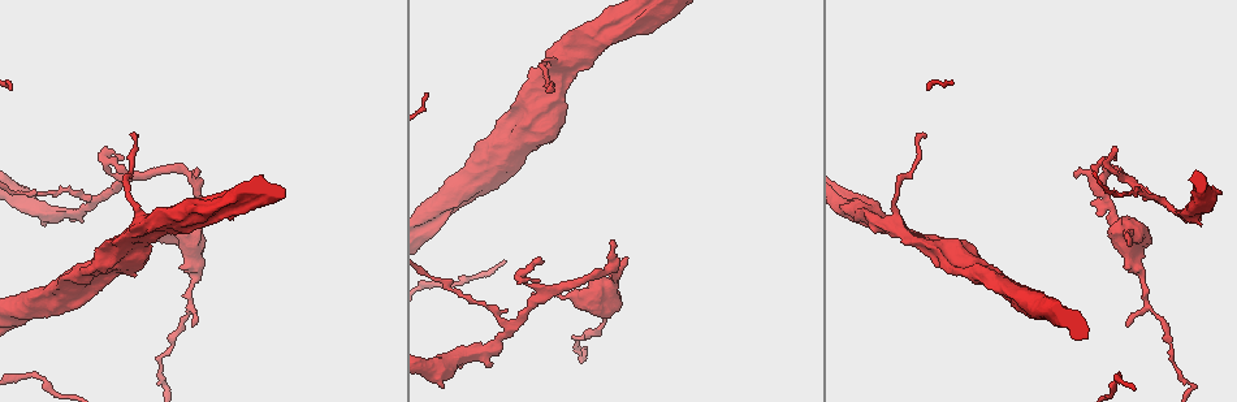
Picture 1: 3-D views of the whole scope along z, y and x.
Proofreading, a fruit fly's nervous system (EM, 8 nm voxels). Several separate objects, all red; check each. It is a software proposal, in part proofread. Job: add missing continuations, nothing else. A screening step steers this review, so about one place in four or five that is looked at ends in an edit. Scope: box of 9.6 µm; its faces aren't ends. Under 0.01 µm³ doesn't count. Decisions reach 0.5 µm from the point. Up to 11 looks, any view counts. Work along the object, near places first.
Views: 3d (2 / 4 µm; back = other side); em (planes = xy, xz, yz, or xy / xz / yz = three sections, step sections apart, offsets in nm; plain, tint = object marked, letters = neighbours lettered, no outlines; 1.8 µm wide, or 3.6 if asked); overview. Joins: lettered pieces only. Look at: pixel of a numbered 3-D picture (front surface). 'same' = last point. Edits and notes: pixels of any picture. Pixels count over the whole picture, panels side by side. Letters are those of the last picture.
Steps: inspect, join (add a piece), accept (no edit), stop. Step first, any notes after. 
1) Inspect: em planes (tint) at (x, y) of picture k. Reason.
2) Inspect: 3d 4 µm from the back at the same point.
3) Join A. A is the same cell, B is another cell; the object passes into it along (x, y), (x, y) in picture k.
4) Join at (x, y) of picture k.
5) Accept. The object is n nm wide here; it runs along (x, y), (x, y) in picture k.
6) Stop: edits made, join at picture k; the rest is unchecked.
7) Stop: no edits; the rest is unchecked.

Inspect: 3d 4 µm at (196, 176) of picture 1. Free end.

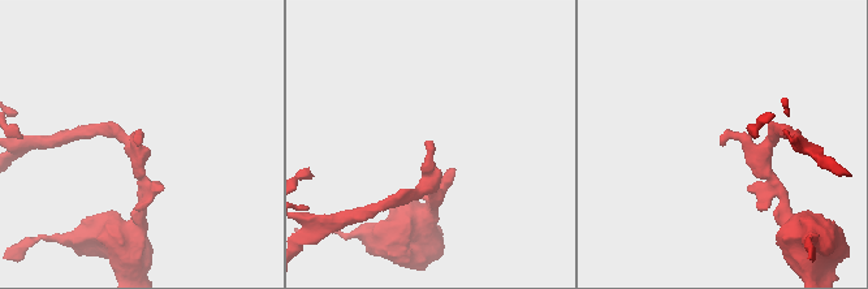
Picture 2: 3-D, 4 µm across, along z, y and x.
Inspect: em xz step 8 (tint) at (137, 143) of picture 2. Need the tissue.

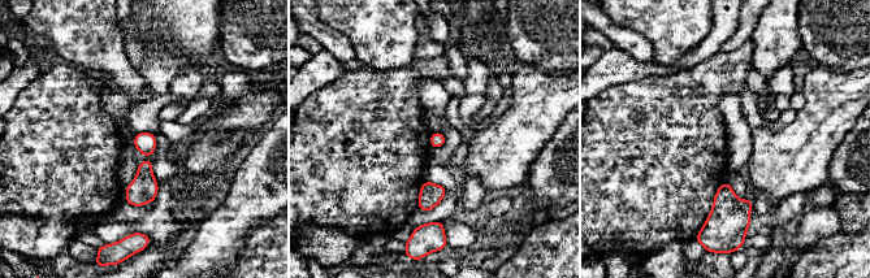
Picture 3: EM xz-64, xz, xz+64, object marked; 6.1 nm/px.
Inspect: em planes (letters) at the same point.

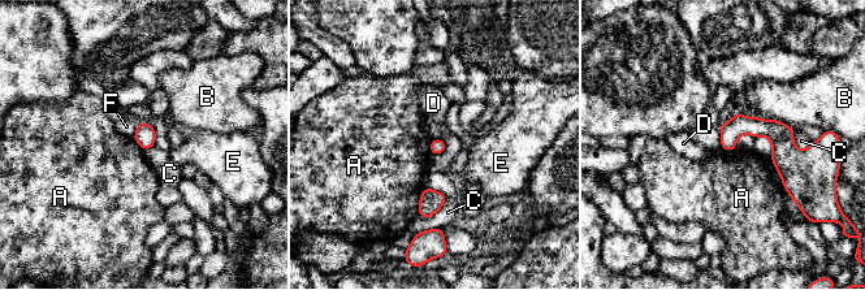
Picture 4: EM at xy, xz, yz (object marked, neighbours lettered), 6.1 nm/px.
Accept. The object is 90 nm wide here; A, B, C, D, E and F are other cells; none of them fits.

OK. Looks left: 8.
Inspect: 3d 2 µm at (199, 273) of picture 1. Calibre changes.

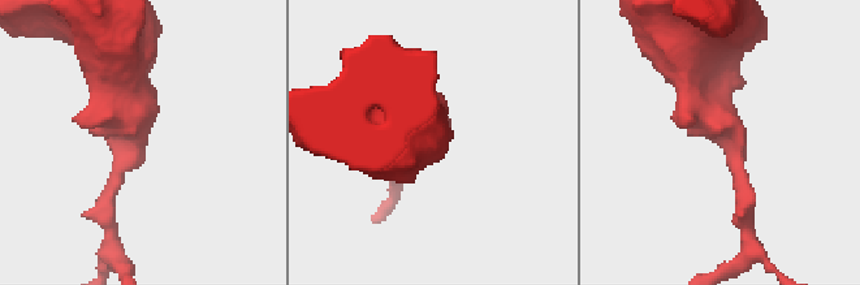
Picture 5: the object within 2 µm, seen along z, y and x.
Inspect: em yz step 8 (tint) at (725, 130) of picture 5.

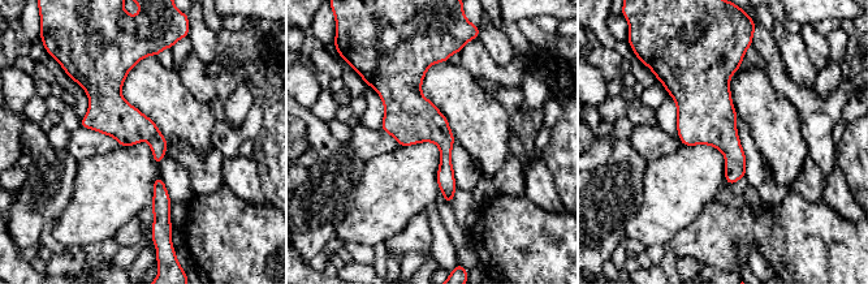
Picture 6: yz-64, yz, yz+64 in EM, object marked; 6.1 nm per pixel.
Inspect: em planes (letters) at the same point. Cut it another way.

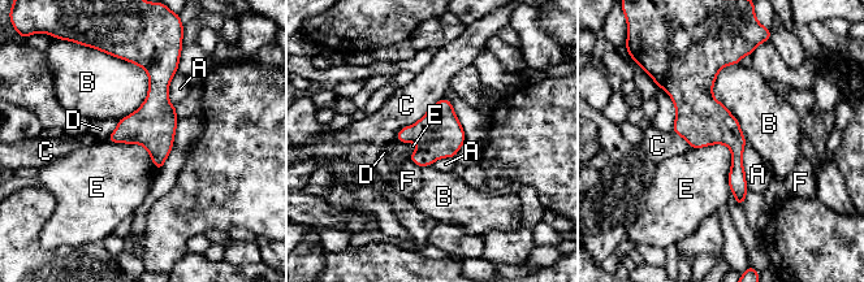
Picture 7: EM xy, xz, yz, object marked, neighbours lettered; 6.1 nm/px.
Accept. The object is 280 nm wide here; the longest contact is with B, 500 nm; A, B, C, D, E and F are other cells; no lettered piece goes on from it.

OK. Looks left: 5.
Inspect: em planes (letters) at (510, 326) of picture 1. Three arms meet.

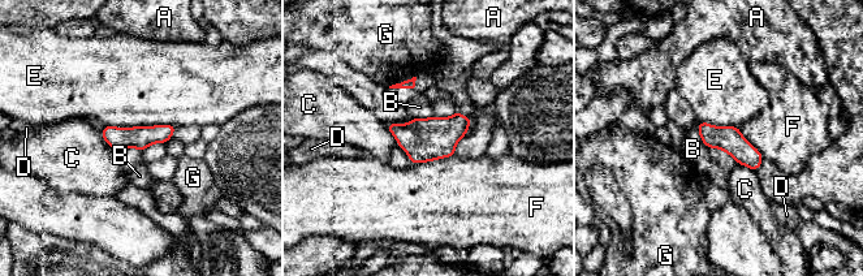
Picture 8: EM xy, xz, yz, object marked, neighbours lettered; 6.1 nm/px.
Accept. The longest contact is with E, 440 nm; A, B, C, D, E, F and G are other cells; it runs along (700, 126), (728, 138), (755, 165) in picture 8; none of them fits.

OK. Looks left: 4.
Inspect: 3d 2 µm at (147, 224) of picture 1. Thin arm on a thick one.

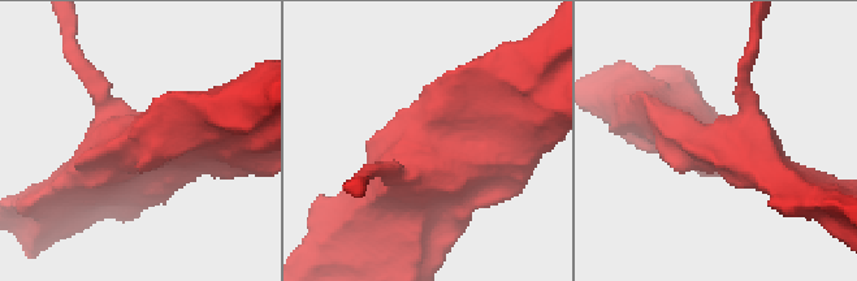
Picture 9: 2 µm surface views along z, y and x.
Inspect: em 3.6 µm planes (letters) at (417, 172) of picture 9. 4 arms meet here.

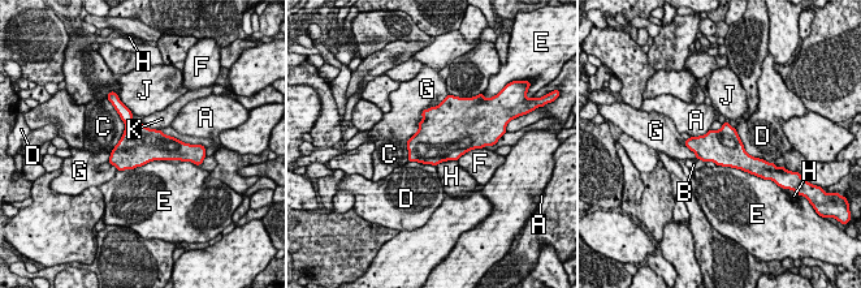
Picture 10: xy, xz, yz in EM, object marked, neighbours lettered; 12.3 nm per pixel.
Join B. B is the same cell, A, C, D, E, F, G, H, J and K are other cells; the object passes into it along (717, 146), (701, 159), (693, 164) in picture 10; the neuron continues.

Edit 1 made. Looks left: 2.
Stop: edits made, join at picture 10; the rest is unchecked.

